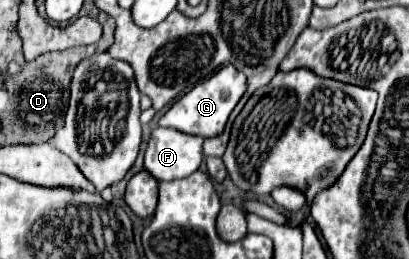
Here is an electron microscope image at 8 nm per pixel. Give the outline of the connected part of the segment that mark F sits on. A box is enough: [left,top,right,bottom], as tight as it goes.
[145,128,203,182]

